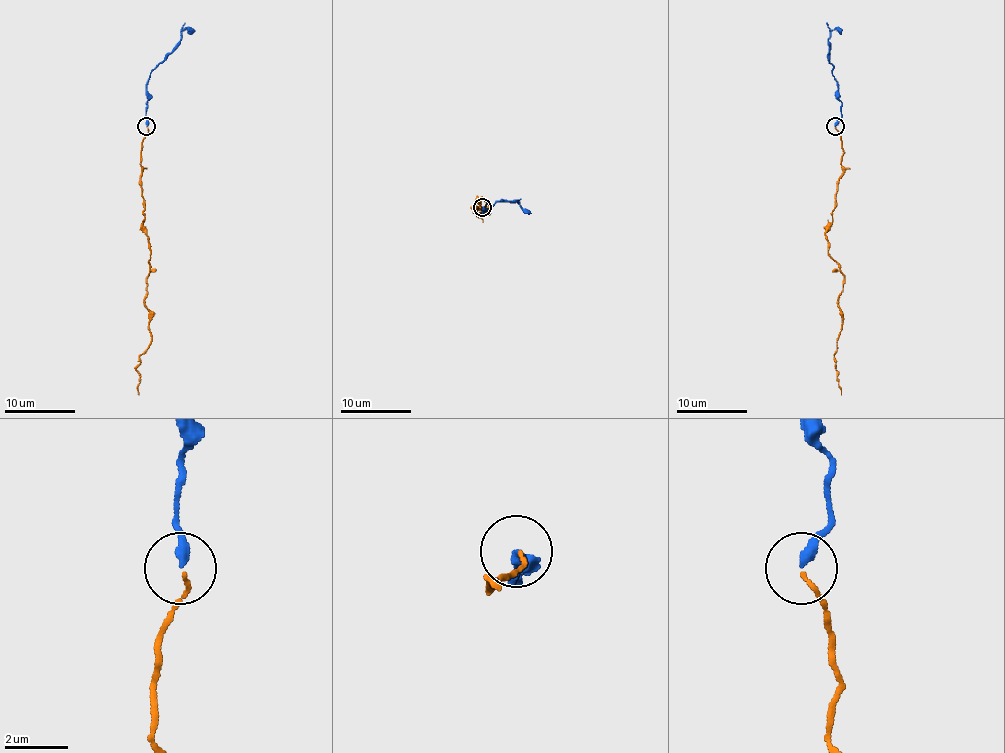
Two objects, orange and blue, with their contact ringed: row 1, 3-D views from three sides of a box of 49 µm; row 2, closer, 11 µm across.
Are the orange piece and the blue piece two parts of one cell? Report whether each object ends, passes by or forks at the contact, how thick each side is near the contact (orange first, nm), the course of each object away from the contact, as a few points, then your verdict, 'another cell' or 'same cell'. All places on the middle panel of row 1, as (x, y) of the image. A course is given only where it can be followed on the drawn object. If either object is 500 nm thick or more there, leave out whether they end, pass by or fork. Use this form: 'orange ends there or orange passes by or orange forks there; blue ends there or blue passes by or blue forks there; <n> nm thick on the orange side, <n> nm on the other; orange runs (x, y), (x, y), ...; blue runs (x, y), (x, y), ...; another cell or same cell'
orange ends there; blue ends there; 100 nm thick on the orange side, 320 nm on the other; orange runs (483, 207), (478, 214), (483, 197), (483, 216), (479, 211), (485, 214), (486, 209), (476, 205), (474, 212); blue runs (483, 207), (481, 212), (486, 204), (493, 205), (499, 200), (513, 200), (530, 212); same cell

